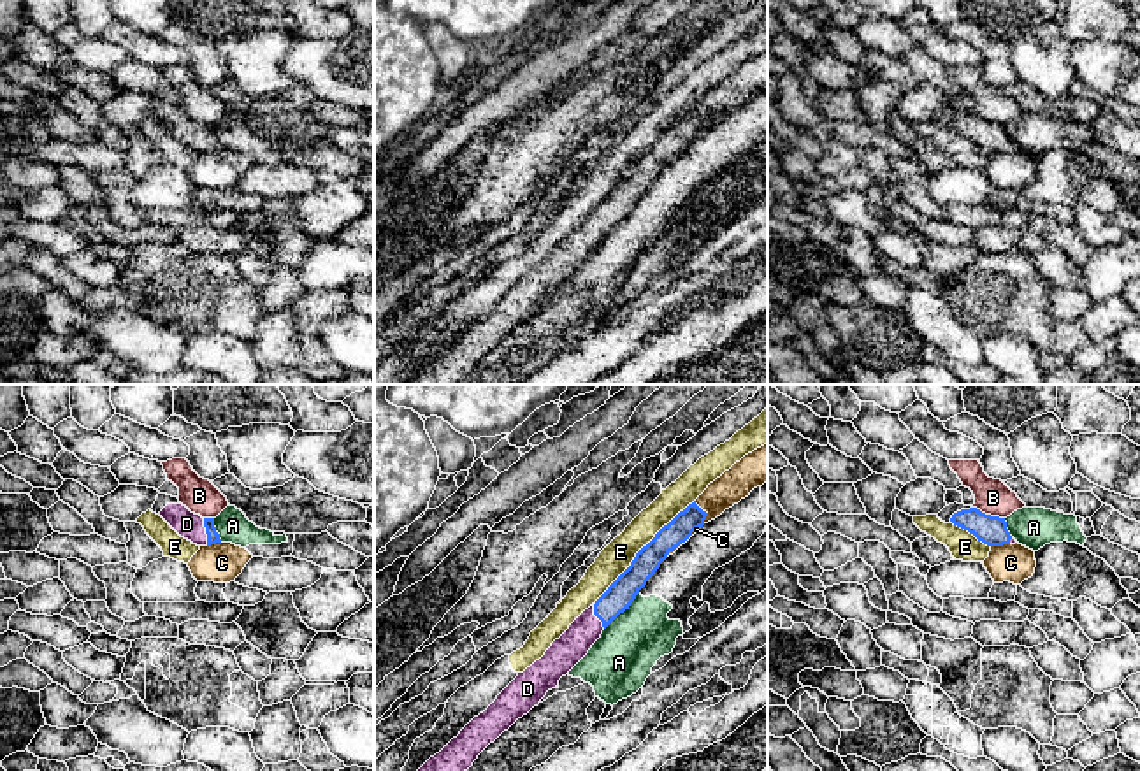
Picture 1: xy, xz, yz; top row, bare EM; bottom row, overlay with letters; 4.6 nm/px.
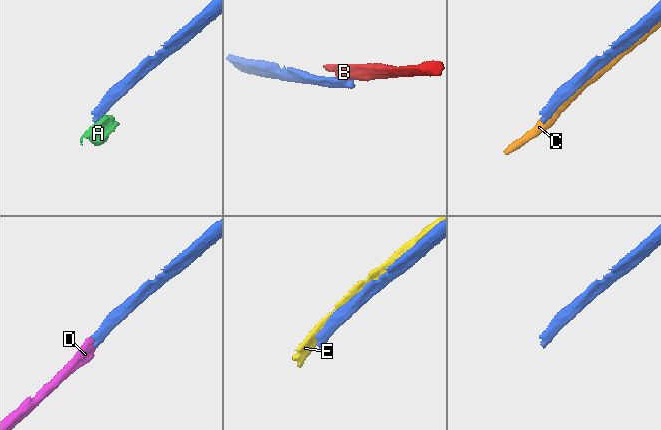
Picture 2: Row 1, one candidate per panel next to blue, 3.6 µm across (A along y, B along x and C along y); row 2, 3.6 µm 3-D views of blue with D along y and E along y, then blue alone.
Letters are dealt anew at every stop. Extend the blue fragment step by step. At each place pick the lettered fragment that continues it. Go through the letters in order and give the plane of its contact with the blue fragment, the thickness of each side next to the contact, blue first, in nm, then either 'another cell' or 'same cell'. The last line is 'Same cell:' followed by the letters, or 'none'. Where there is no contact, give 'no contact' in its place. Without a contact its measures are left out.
A: xz | 130/300 nm | another cell
B: yz | 140/160 nm | another cell
C: xz | 110/150 nm | another cell
D: xy | 60/120 nm | same cell
E: xz | 130/140 nm | another cell
Same cell: D

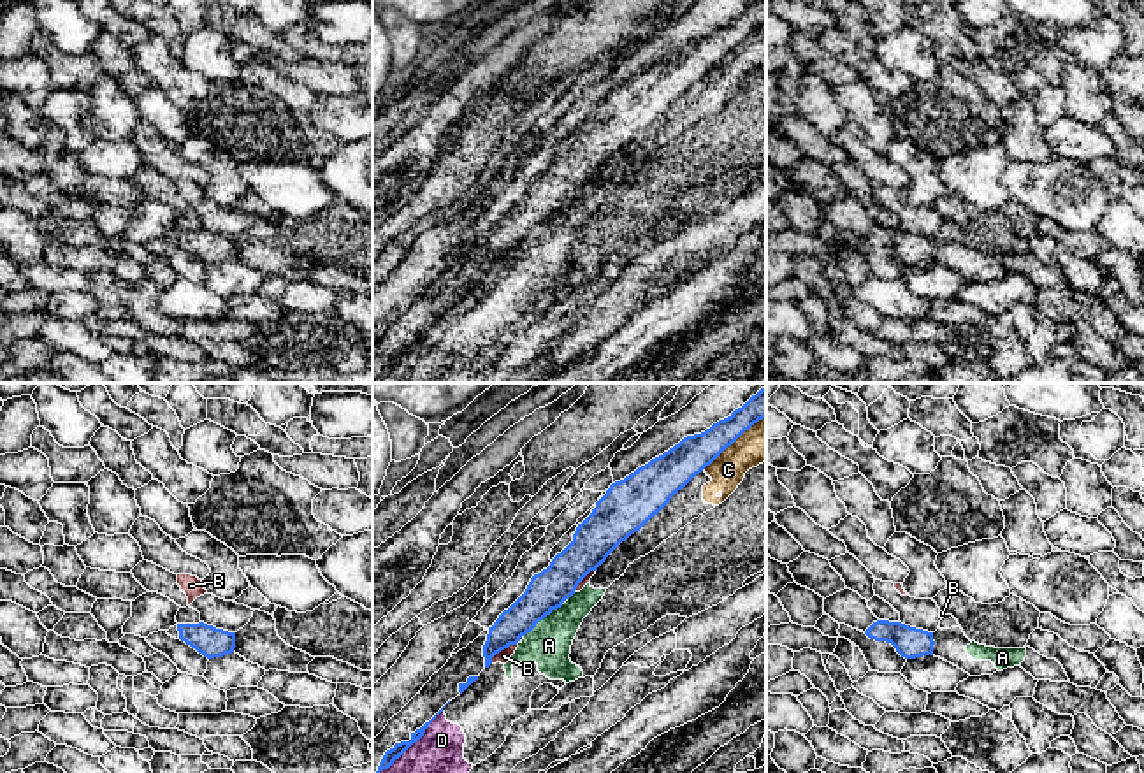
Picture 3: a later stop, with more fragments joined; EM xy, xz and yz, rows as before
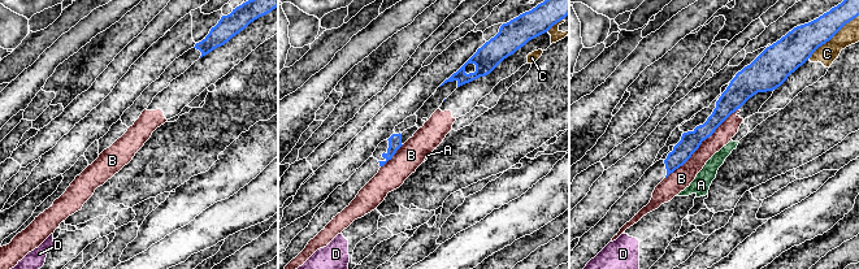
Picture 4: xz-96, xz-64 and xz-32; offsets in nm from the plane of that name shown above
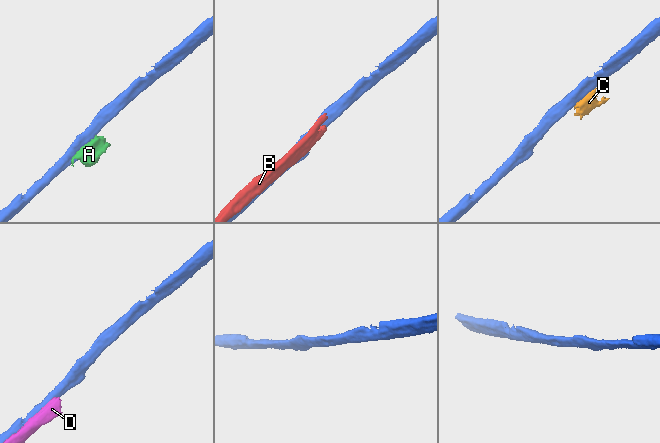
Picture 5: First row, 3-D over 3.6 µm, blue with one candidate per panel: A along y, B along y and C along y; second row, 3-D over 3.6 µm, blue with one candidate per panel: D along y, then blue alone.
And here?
A: xz | 180/200 nm | another cell
B: xz | 150/60 nm | another cell
C: xz | 170/190 nm | another cell
D: xz | 60/320 nm | another cell
Same cell: none

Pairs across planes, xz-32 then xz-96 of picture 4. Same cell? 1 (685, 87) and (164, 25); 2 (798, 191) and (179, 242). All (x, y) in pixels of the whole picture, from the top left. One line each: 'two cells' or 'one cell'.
1: one cell
2: two cells

